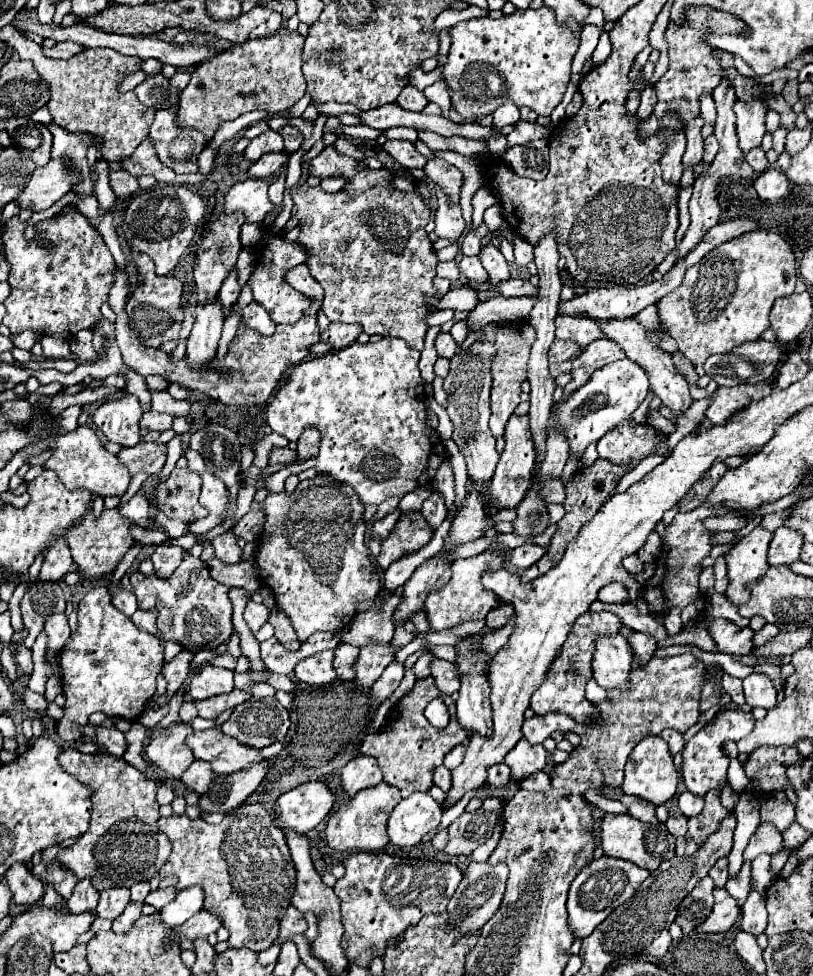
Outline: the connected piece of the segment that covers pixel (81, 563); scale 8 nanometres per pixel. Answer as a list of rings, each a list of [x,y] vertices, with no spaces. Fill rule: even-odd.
[[[103,510],[101,518],[93,518],[93,514],[87,514],[81,524],[69,528],[67,540],[69,540],[73,560],[86,578],[113,572],[119,560],[133,544],[133,536],[129,532],[129,520],[123,518],[119,510]]]

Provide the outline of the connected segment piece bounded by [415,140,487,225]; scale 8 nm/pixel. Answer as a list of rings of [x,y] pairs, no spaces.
[[[421,140],[415,142],[417,150],[431,158],[431,156],[437,156],[437,158],[443,158],[447,162],[451,162],[453,166],[457,166],[461,172],[463,172],[463,188],[461,188],[461,210],[463,210],[463,218],[467,220],[467,225],[472,222],[473,208],[471,208],[471,196],[477,188],[485,186],[487,184],[487,174],[485,174],[485,166],[477,164],[475,160],[459,154],[459,152],[451,152],[451,150],[431,150],[427,144],[423,144]]]

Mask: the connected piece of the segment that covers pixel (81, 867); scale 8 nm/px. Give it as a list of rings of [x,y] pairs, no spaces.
[[[63,748],[63,752],[59,754],[59,764],[67,774],[81,780],[83,786],[91,788],[91,802],[93,802],[91,822],[89,822],[89,830],[81,834],[71,846],[55,844],[51,848],[45,848],[41,852],[41,862],[63,864],[63,868],[73,872],[79,880],[89,878],[99,892],[107,888],[117,888],[117,886],[131,888],[137,882],[151,882],[151,878],[159,872],[159,868],[167,862],[171,854],[171,842],[165,838],[165,834],[157,826],[157,820],[159,820],[159,804],[155,798],[157,788],[159,788],[157,782],[149,780],[143,772],[129,766],[123,758],[115,758],[105,752],[83,754],[77,748]]]

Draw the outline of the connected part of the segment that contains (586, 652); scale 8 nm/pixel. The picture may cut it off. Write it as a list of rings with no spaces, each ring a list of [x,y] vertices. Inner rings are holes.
[[[608,611],[588,613],[575,622],[567,642],[561,648],[561,654],[557,656],[555,664],[551,664],[551,674],[547,674],[547,680],[531,696],[531,708],[535,710],[535,714],[543,716],[549,712],[563,712],[585,724],[599,720],[599,708],[595,708],[585,698],[585,684],[593,678],[591,656],[595,652],[595,636],[617,636],[621,624],[621,618]]]

